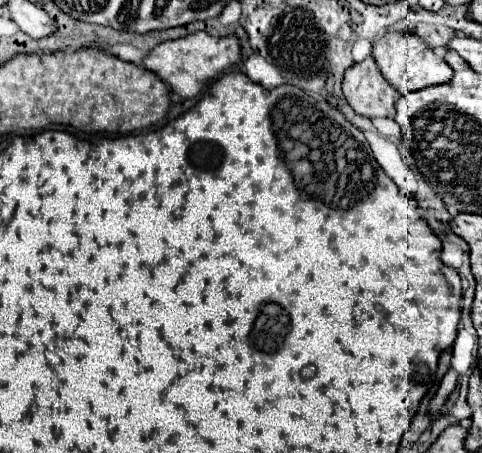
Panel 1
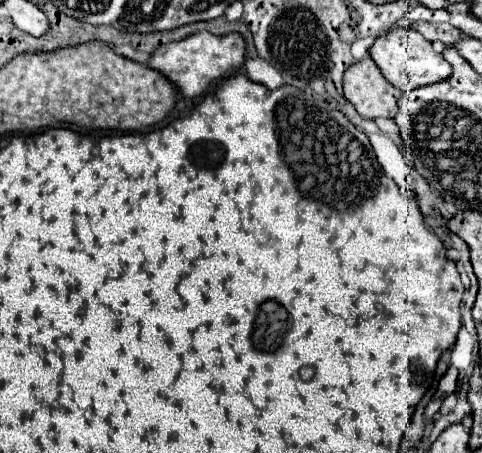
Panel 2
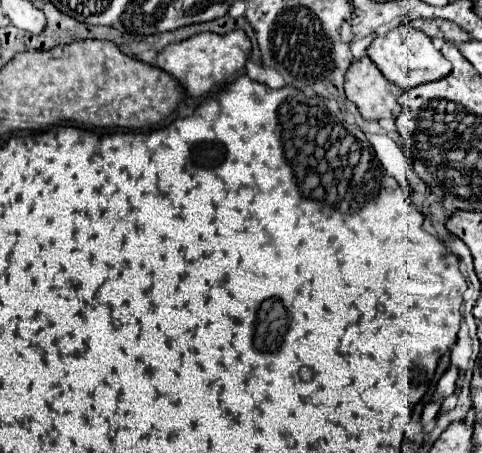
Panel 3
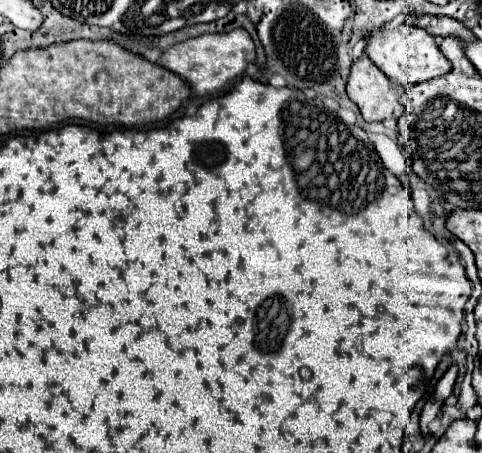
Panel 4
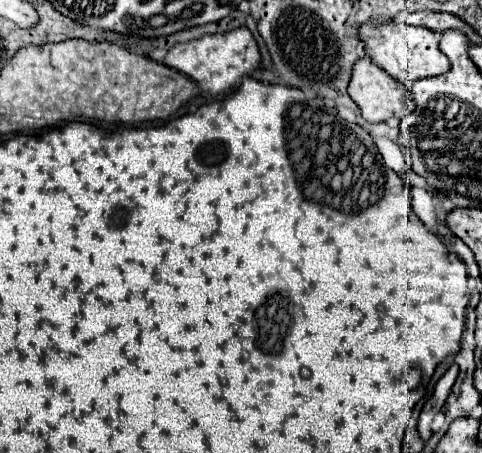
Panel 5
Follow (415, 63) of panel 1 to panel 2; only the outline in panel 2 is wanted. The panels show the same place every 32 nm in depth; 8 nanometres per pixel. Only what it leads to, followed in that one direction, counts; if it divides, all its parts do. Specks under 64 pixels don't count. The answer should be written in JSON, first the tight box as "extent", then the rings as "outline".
{"extent":[370,28,452,92],"outline":[[[404,28],[390,30],[388,34],[384,34],[384,38],[378,36],[370,48],[370,56],[376,62],[376,66],[380,68],[382,76],[390,84],[400,88],[402,92],[412,92],[420,86],[436,84],[440,80],[446,80],[452,74],[450,64],[440,54],[436,54],[432,44],[428,40],[424,40],[422,34],[412,32],[412,30],[404,30]]]}

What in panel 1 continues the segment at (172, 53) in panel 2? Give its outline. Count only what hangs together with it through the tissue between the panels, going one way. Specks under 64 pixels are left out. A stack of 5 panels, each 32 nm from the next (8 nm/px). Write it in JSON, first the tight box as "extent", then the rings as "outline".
{"extent":[142,32,240,98],"outline":[[[194,32],[154,46],[144,56],[142,66],[152,74],[160,76],[160,80],[168,82],[172,94],[178,94],[182,98],[194,98],[196,94],[202,92],[204,86],[208,86],[214,78],[218,78],[226,68],[234,66],[236,62],[240,62],[240,46],[236,36],[214,38],[206,32]]]}

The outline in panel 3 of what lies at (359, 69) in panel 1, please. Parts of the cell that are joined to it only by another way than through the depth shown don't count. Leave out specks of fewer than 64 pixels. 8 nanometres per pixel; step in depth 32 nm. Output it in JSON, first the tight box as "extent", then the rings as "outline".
{"extent":[344,56,402,120],"outline":[[[362,56],[348,68],[344,90],[346,98],[356,104],[366,120],[398,118],[402,112],[402,90],[396,84],[390,84],[368,56]]]}

